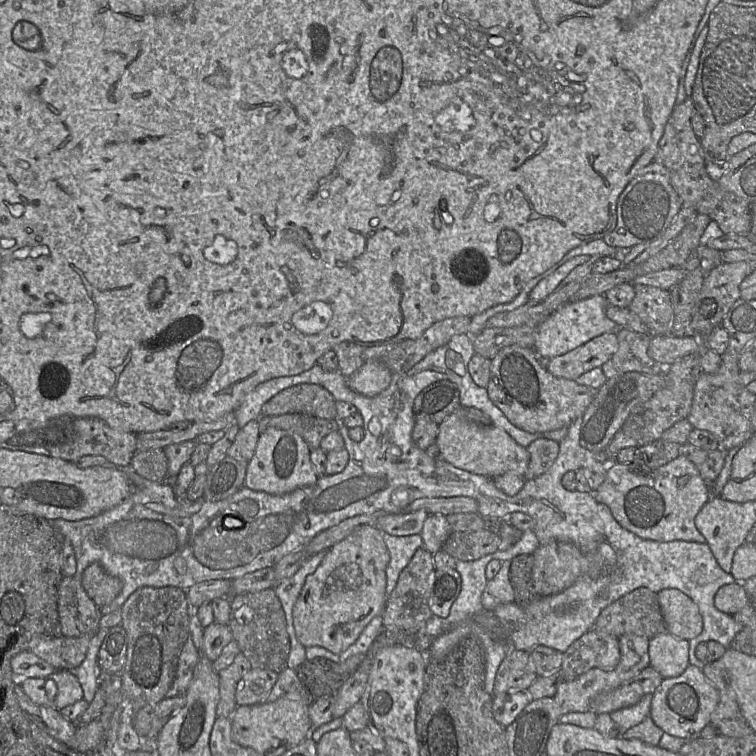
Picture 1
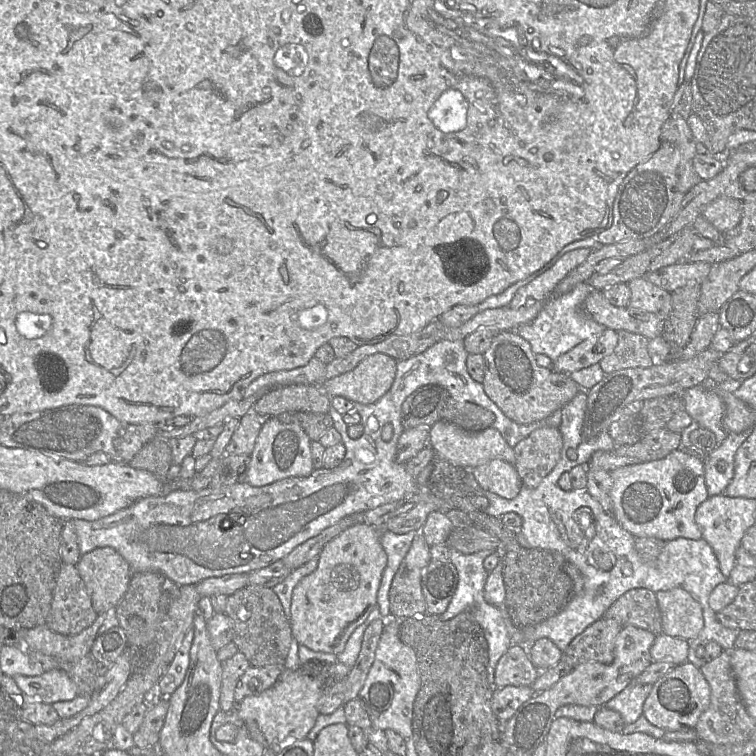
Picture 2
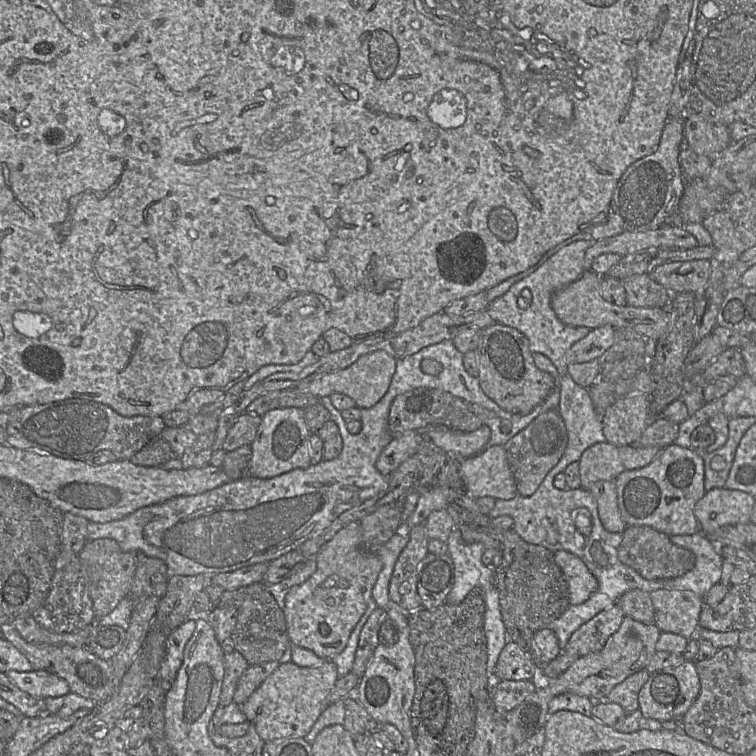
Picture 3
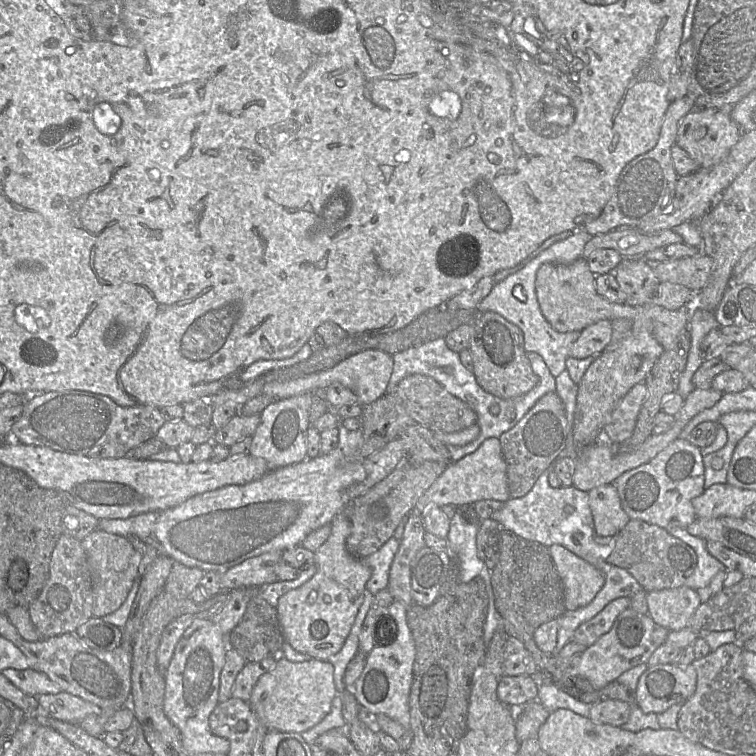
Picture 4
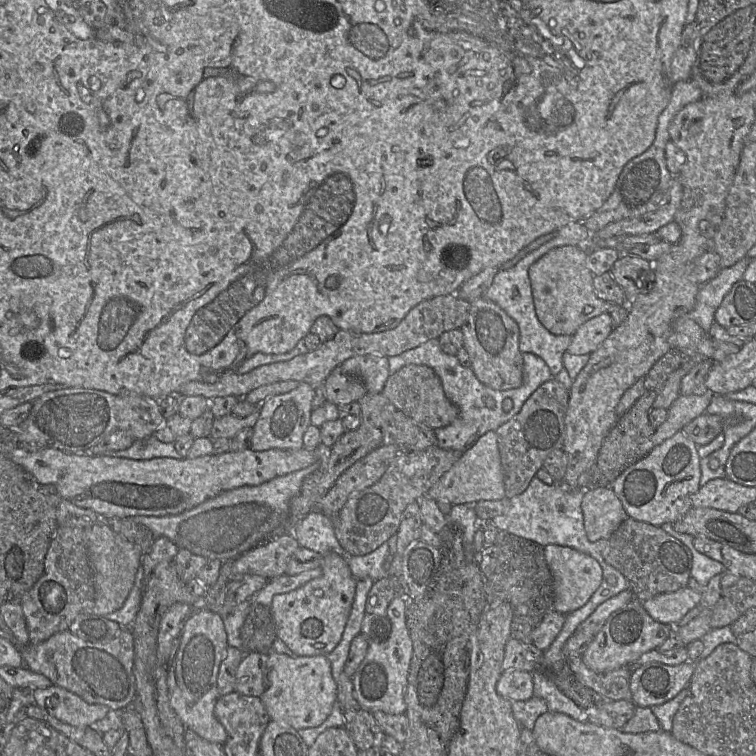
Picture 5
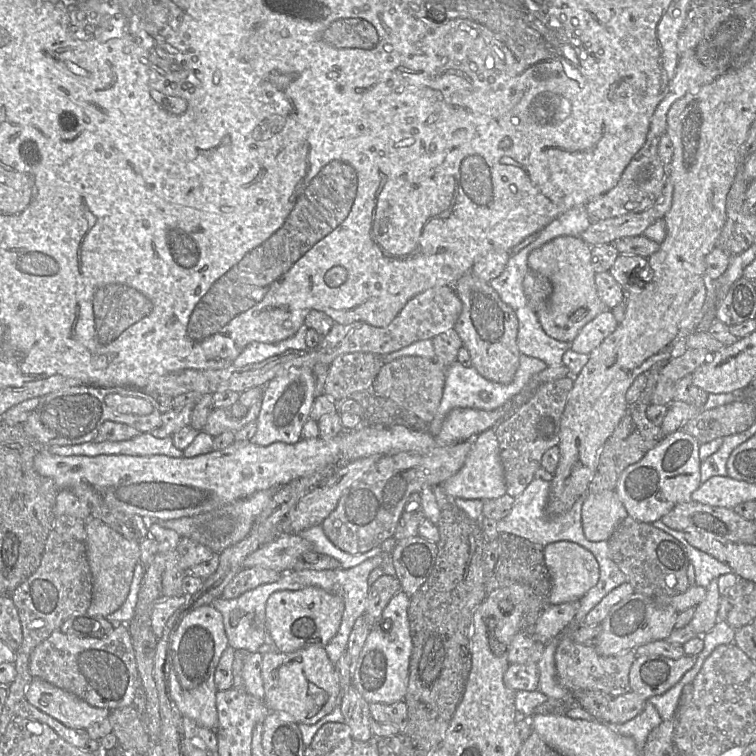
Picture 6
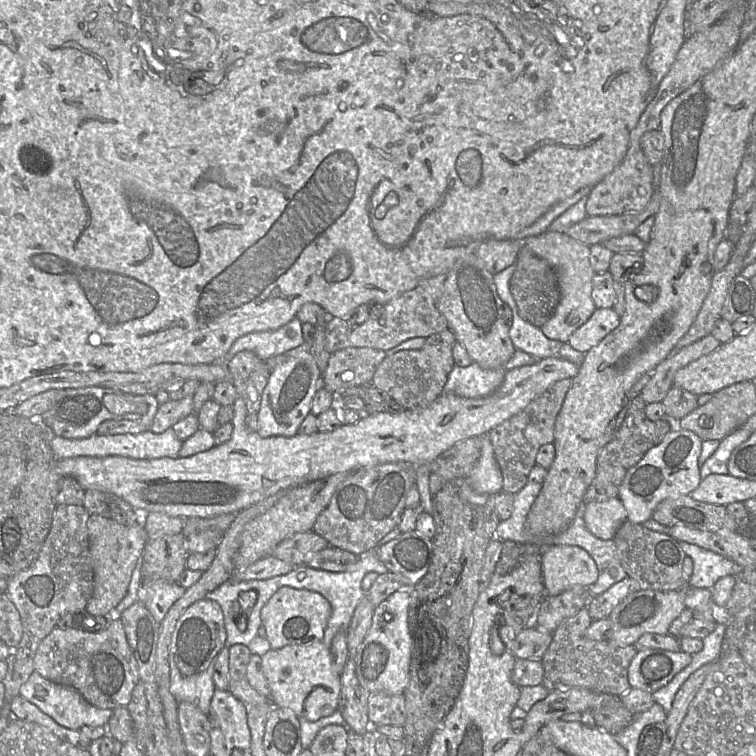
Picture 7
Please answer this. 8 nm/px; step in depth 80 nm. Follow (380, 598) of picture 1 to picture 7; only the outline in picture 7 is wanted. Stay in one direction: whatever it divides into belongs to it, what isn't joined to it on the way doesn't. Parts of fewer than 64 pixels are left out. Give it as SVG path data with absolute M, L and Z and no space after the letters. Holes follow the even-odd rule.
M283 586L263 606L261 621L271 649L280 649L290 645L322 641L331 613L331 604L322 594Z

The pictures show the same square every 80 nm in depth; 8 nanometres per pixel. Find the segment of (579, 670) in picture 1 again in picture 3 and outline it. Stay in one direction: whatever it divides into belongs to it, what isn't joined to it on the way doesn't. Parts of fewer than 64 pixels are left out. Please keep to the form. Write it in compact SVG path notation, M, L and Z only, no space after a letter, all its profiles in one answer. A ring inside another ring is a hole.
M615 603L581 625L570 637L563 649L566 653L576 653L579 657L601 651L607 640L620 627L625 615Z

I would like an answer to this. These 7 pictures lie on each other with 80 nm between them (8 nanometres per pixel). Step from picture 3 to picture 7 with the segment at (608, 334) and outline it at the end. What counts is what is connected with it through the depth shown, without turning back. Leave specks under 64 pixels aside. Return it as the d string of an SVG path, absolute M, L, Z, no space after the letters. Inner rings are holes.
M596 308L591 317L571 334L568 344L586 353L616 329L620 319L621 316L613 308Z

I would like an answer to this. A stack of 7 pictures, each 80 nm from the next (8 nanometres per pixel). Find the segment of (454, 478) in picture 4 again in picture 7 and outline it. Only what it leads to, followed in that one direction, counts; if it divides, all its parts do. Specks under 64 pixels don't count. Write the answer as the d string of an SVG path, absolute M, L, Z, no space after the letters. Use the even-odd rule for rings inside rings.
M487 435L482 436L480 457L466 481L478 493L497 495L503 492L503 476L496 462L493 445Z

